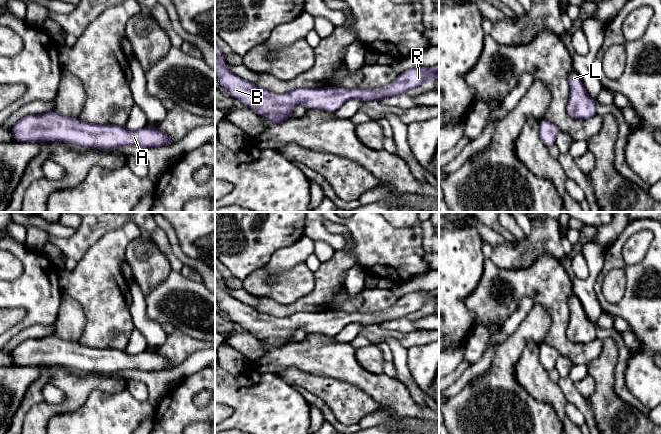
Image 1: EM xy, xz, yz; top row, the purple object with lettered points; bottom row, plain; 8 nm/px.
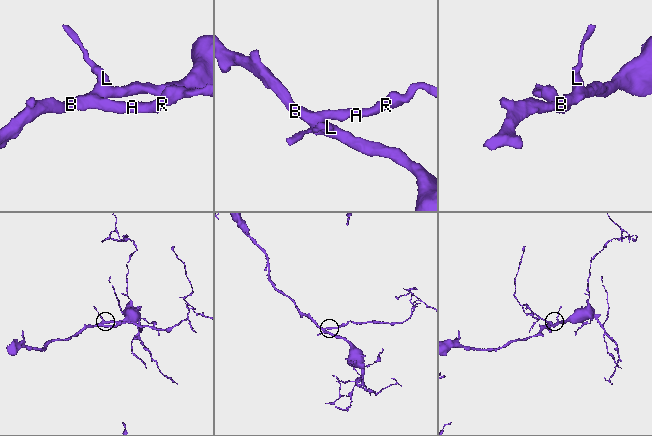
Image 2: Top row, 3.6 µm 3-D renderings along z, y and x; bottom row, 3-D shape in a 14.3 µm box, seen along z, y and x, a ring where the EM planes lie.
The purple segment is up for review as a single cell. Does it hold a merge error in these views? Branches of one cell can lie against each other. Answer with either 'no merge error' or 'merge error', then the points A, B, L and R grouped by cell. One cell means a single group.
no merge error; groups A B L R

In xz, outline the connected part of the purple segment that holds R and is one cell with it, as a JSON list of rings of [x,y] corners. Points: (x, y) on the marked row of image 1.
[[[215,43],[215,76],[231,95],[258,115],[269,118],[272,125],[292,119],[294,106],[319,108],[334,112],[345,102],[360,99],[364,102],[382,101],[391,96],[403,94],[418,88],[428,80],[439,78],[439,71],[433,67],[414,67],[399,75],[394,82],[382,89],[342,89],[330,86],[318,88],[298,88],[287,93],[274,93],[261,89],[253,82],[232,73],[224,66],[226,61],[219,46]]]

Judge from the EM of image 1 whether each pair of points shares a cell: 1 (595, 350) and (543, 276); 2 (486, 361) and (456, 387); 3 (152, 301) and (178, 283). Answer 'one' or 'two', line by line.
1: one
2: one
3: one

